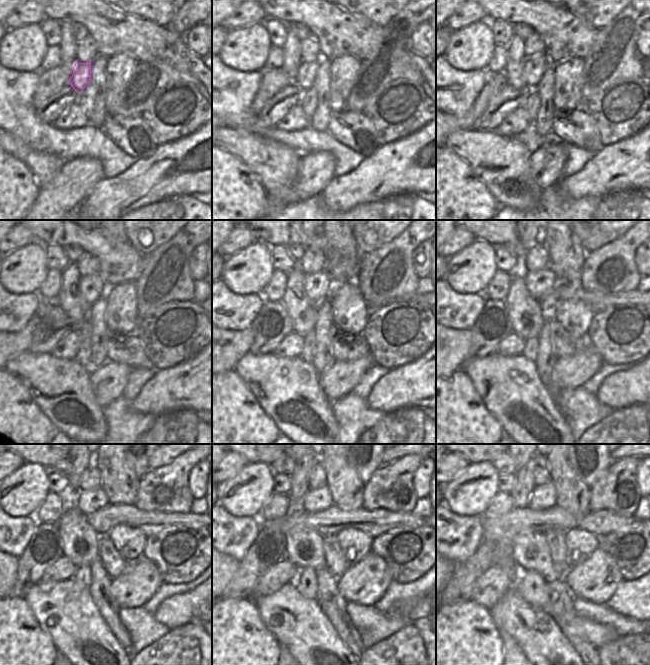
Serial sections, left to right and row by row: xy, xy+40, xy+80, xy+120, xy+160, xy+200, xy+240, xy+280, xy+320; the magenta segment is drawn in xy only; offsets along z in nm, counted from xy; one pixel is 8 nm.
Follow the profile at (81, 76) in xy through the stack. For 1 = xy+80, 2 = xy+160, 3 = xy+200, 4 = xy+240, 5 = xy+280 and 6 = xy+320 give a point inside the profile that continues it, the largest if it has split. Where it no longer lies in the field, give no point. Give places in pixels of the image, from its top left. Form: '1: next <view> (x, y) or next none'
1: next xy+80 (535, 65)
2: next xy+160 (318, 286)
3: next xy+200 (540, 283)
4: next xy+240 (87, 502)
5: next xy+280 (315, 500)
6: next xy+320 (543, 497)

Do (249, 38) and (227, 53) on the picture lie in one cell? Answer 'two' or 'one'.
one

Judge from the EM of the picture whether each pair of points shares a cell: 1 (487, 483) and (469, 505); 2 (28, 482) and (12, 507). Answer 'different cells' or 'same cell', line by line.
1: same cell
2: same cell

